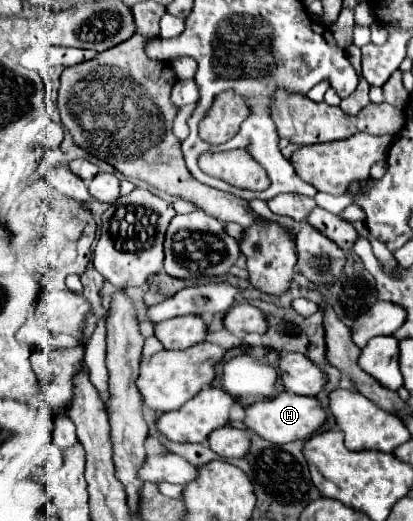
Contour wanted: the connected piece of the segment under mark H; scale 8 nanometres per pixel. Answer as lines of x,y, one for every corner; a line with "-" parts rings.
282,392
272,400
260,400
252,406
248,406
244,424
250,430
254,430
258,436
262,436
274,444
286,444
286,442
294,442
294,440
308,440
314,432
320,430
320,426
326,422
326,418
328,418
328,414
320,406
318,398

